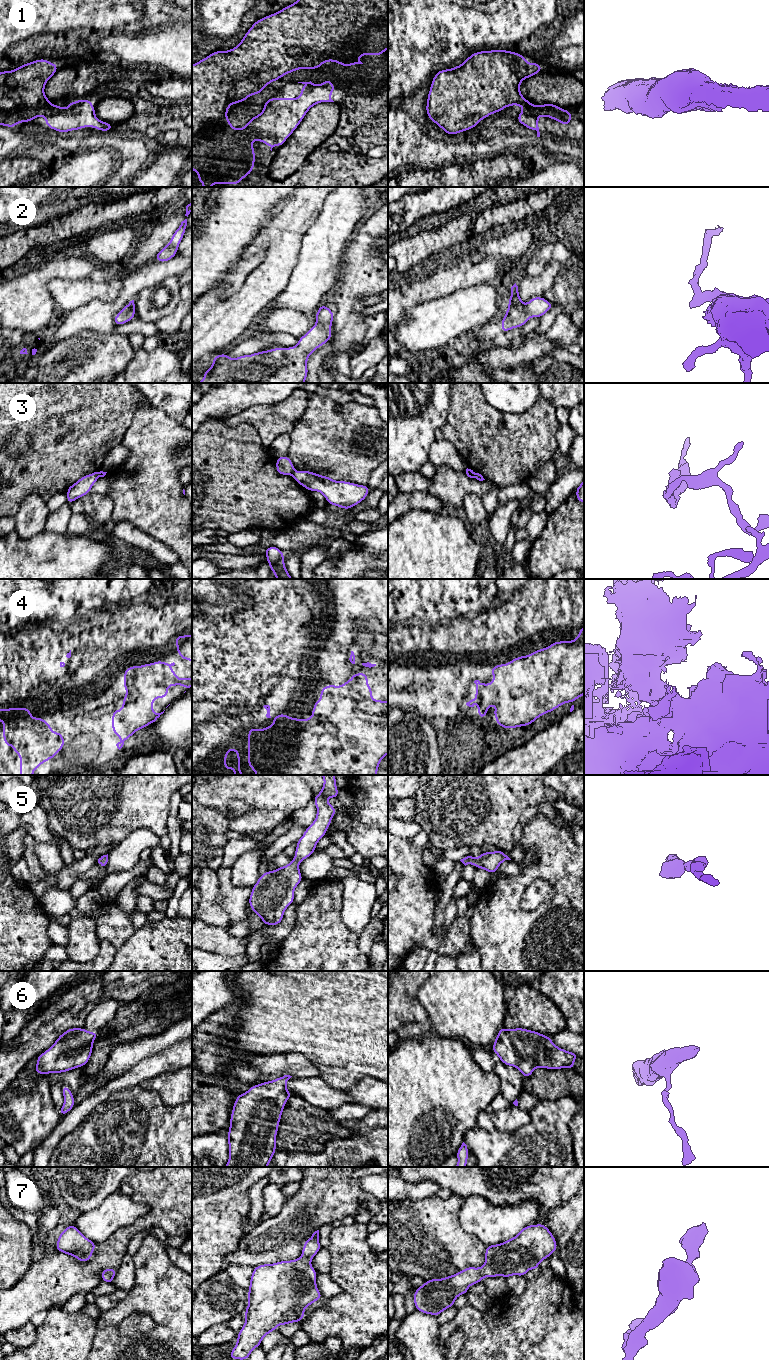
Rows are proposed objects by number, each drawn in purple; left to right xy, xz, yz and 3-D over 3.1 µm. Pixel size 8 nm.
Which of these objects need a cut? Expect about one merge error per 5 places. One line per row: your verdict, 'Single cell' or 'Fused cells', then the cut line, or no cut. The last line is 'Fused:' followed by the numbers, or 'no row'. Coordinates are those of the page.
1: Fused cells. Split along xz (240, 129), (253, 139)
2: Single cell. No split
3: Fused cells. Split along xz (293, 470), (291, 474)
4: Single cell. No split
5: Single cell. No split
6: Single cell. No split
7: Single cell. No split
Fused: 1, 3

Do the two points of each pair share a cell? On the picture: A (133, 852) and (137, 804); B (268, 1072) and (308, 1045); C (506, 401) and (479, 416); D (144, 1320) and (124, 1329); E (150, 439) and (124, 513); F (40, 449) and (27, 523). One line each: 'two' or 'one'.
A: two
B: two
C: two
D: one
E: one
F: two

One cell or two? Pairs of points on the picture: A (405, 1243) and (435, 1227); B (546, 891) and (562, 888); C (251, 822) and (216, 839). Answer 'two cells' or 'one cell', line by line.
A: one cell
B: two cells
C: two cells

